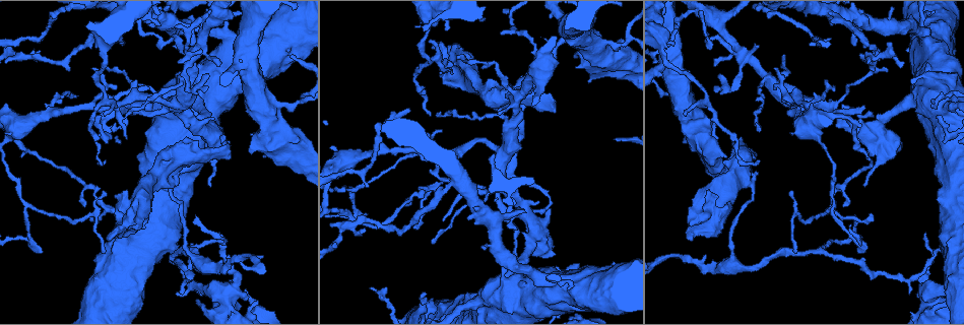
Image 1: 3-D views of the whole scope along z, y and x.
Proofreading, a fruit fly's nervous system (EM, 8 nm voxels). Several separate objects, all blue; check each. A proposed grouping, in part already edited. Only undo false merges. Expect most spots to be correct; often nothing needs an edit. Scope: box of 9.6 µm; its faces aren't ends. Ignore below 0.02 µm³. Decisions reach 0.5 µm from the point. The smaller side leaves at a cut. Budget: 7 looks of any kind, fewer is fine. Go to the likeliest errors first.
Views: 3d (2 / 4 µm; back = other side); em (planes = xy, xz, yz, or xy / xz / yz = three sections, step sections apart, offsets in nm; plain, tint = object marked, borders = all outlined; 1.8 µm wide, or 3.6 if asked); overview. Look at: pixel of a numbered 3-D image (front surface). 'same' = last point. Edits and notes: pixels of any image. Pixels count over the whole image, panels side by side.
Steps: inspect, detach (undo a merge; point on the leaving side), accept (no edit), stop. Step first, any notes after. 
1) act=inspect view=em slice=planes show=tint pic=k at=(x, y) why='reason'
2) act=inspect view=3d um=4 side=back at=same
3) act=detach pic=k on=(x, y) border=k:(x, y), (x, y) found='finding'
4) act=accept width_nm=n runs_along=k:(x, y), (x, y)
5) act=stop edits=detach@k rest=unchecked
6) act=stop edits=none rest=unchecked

act=inspect view=em um=3.6 slice=xy step=8 show=tint pic=1 at=(516, 276) why='touches itself'

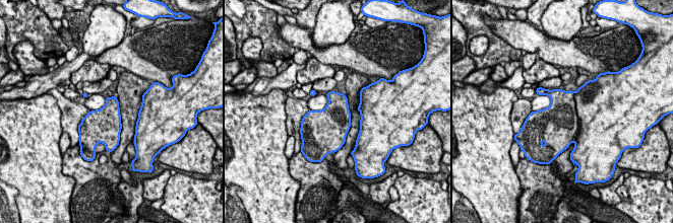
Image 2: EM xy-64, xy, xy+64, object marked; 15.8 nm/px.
act=inspect view=em um=3.6 slice=planes show=tint at=same why='another direction'

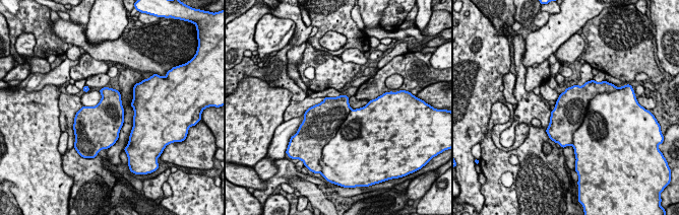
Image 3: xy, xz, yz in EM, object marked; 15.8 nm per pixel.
act=detach pic=3 on=(569, 114) border=3:(599, 93), (590, 101), (572, 142) found='two cells meet here'

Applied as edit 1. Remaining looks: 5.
act=inspect view=overview

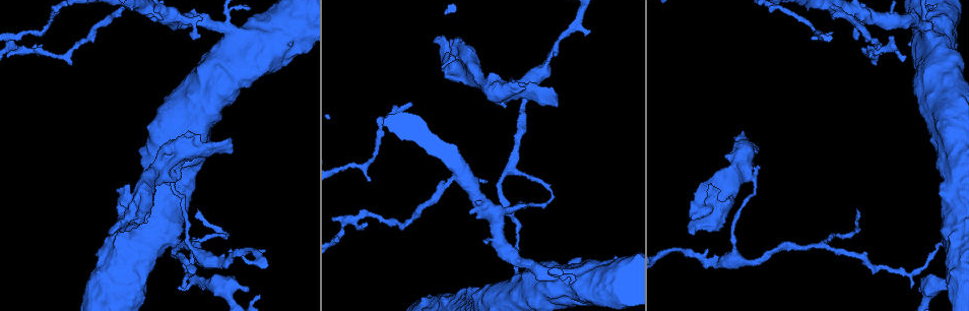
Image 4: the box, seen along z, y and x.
act=inspect view=3d um=4 pic=4 at=(497, 103) why='calibre changes'

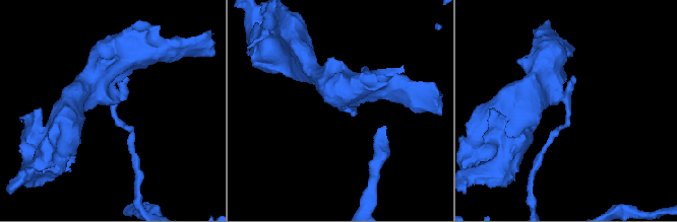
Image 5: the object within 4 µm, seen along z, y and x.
act=inspect view=em slice=xz step=4 show=tint pic=5 at=(567, 109) why='shape alone is not enough'

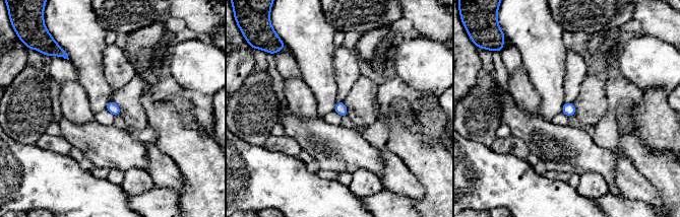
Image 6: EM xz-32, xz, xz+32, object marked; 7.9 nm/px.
act=inspect view=em slice=planes show=tint at=same

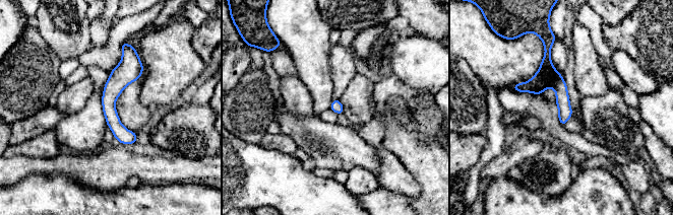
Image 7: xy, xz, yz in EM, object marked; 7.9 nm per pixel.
act=detach pic=7 on=(562, 98) width_nm=90 border=7:(558, 72), (551, 85) found='a second cell is stuck on'

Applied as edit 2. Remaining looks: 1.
act=stop edits=detach@3,detach@7 rest=unchecked

